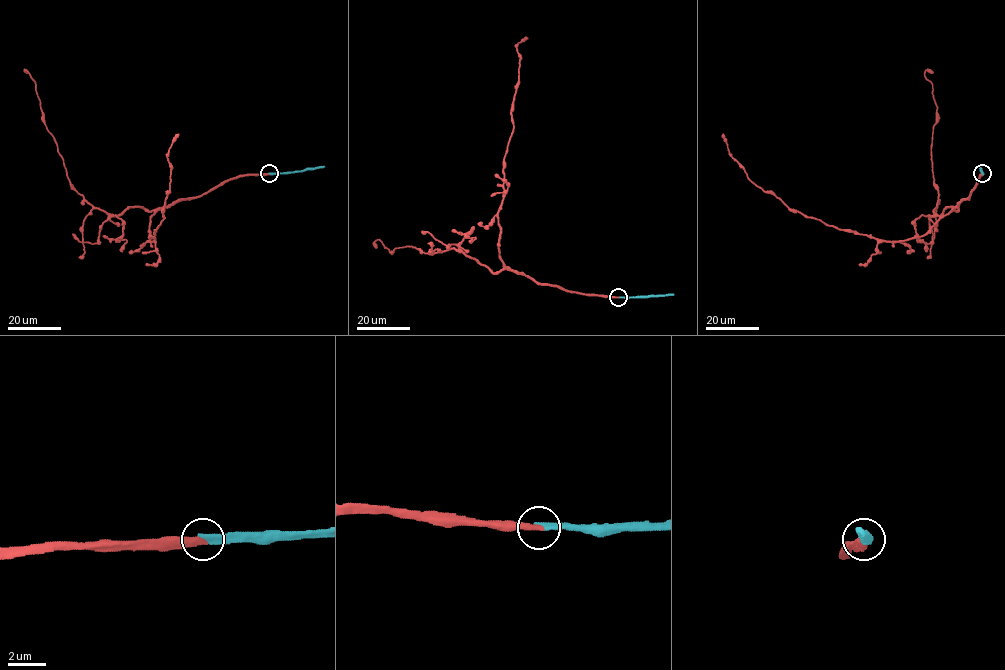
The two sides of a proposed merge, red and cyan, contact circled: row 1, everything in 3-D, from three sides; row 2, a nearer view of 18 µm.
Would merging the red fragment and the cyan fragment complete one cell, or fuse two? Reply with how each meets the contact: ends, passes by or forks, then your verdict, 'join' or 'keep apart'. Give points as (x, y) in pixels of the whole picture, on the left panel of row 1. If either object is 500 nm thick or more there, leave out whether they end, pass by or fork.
red ends; cyan ends; join

